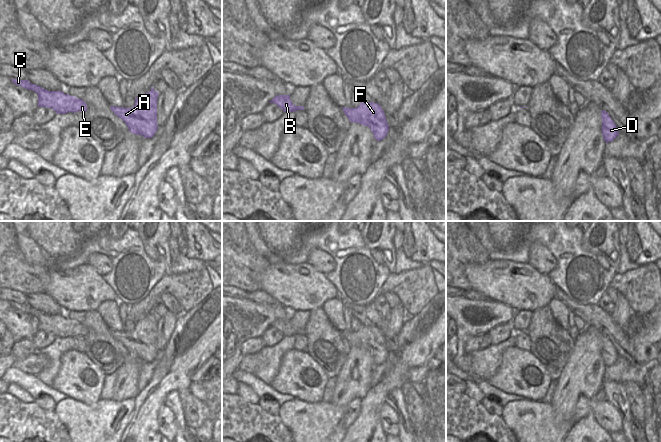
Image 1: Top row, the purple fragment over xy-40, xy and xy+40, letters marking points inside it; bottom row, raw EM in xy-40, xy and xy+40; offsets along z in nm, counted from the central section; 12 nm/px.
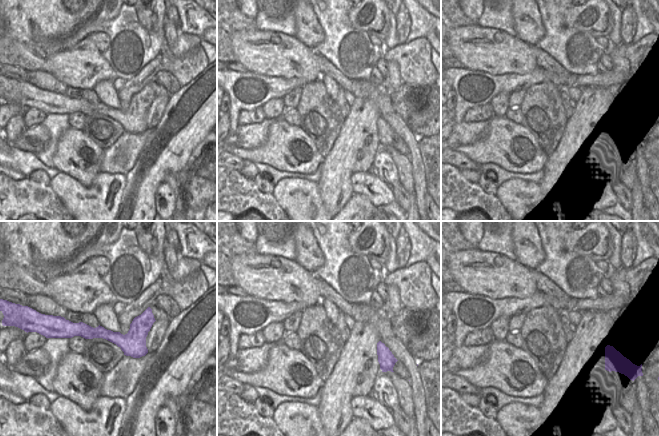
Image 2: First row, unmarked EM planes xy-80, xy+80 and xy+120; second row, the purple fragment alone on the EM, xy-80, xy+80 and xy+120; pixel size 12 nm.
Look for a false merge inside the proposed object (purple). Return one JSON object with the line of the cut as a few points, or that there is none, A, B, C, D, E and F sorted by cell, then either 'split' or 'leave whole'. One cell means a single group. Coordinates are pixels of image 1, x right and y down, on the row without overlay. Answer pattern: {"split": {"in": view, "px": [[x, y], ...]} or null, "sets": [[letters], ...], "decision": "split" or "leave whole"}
{"split": null, "sets": [["A", "B", "C", "D", "E", "F"]], "decision": "leave whole"}

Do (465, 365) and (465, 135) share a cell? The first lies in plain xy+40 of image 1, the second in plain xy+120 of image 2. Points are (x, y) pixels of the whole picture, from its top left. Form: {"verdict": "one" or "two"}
{"verdict": "two"}

